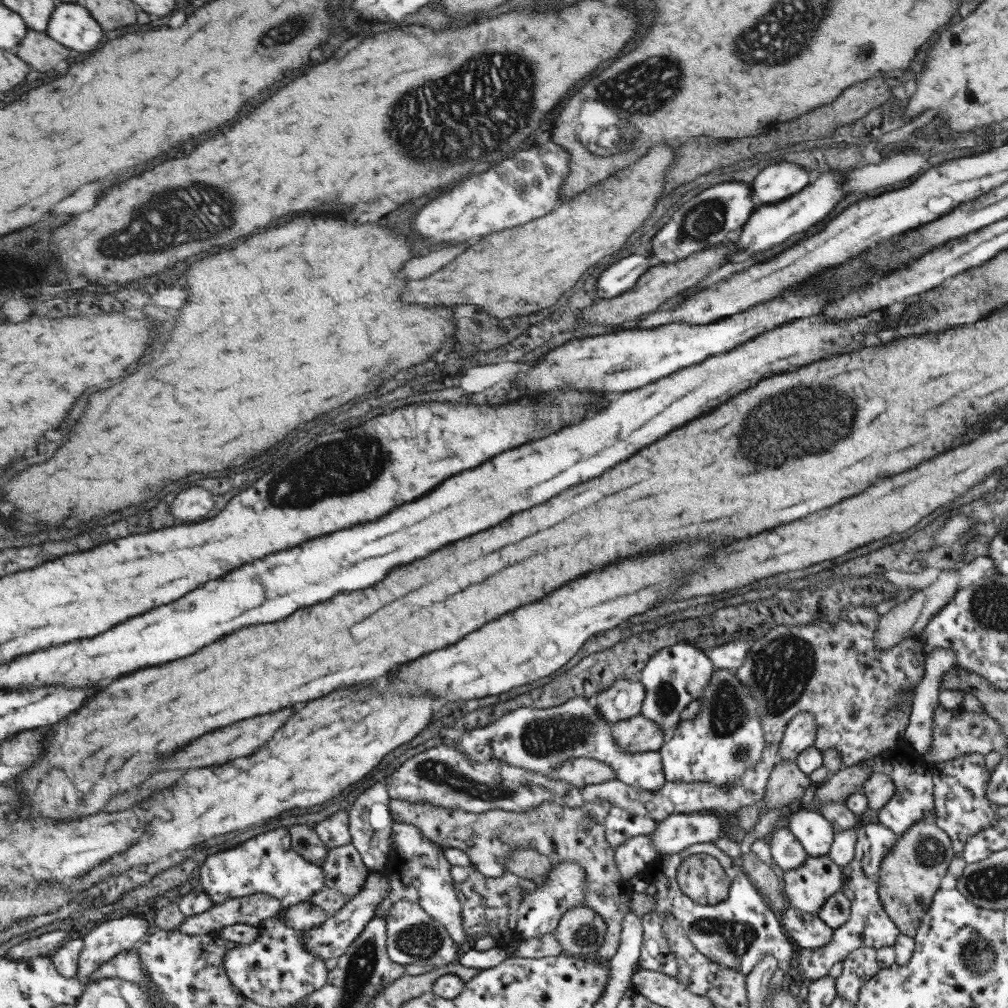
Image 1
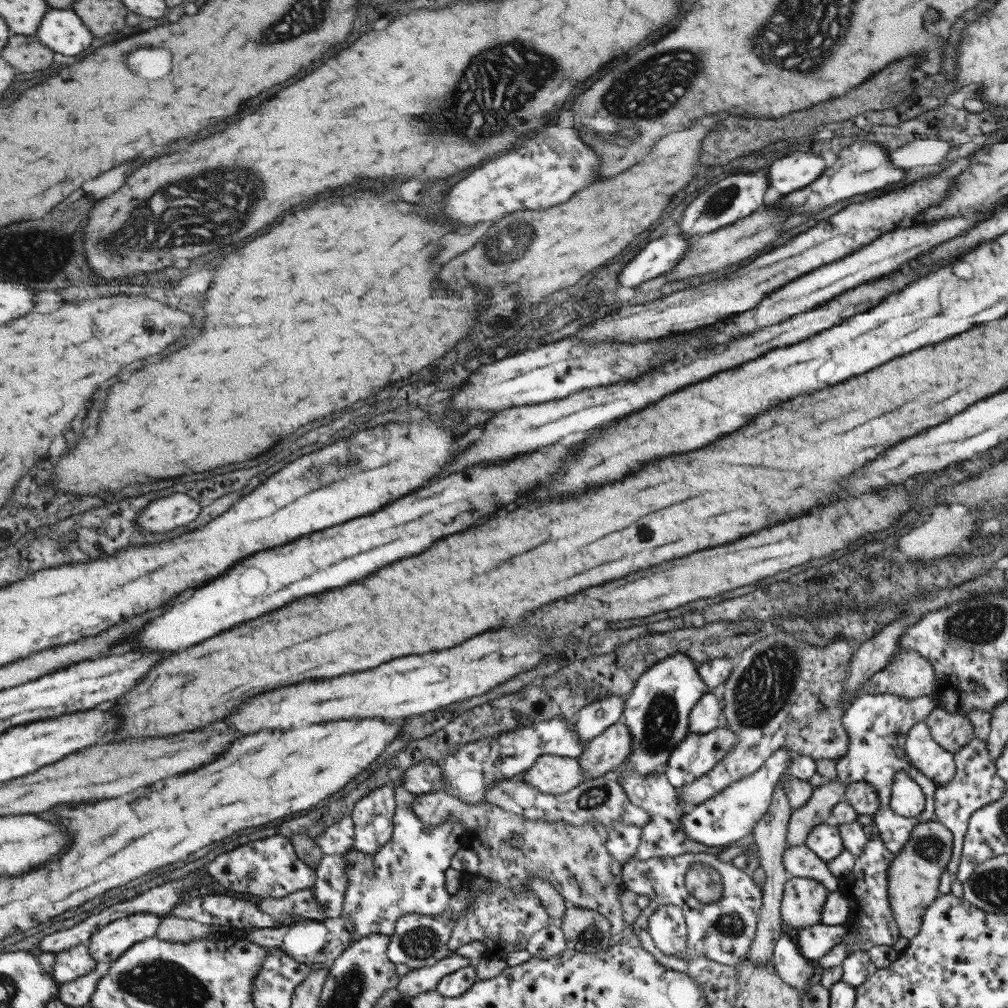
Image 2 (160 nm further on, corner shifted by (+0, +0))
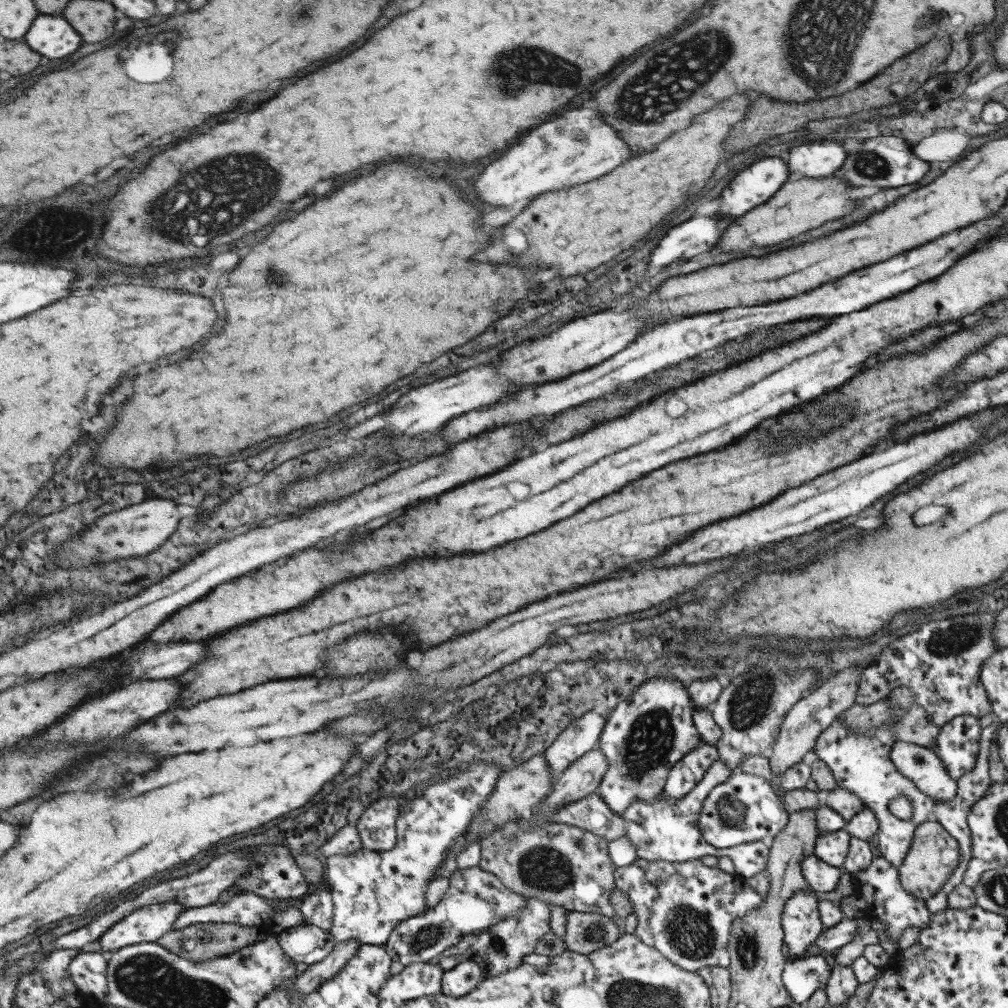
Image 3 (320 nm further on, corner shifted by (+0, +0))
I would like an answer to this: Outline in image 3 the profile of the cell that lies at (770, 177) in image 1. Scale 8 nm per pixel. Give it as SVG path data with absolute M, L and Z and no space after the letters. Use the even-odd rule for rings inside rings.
M835 139L796 145L785 157L788 178L821 178L841 168L847 149Z

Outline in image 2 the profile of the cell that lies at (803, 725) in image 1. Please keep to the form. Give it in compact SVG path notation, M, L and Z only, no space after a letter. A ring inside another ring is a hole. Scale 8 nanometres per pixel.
M786 746L778 748L753 774L732 782L711 798L688 808L680 818L680 825L686 838L705 846L720 848L750 839L756 822L769 808L775 783L791 762L789 752L792 750Z

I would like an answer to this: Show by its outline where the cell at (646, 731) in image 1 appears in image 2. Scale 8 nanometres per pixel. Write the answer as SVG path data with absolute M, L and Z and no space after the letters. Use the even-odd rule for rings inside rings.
M620 721L587 742L576 758L582 776L589 780L598 776L609 777L630 753L631 735Z

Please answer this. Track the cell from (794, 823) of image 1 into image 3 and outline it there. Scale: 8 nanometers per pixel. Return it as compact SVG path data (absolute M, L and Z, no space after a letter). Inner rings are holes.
M845 829L817 834L813 854L835 868L841 868L848 853L848 837Z

